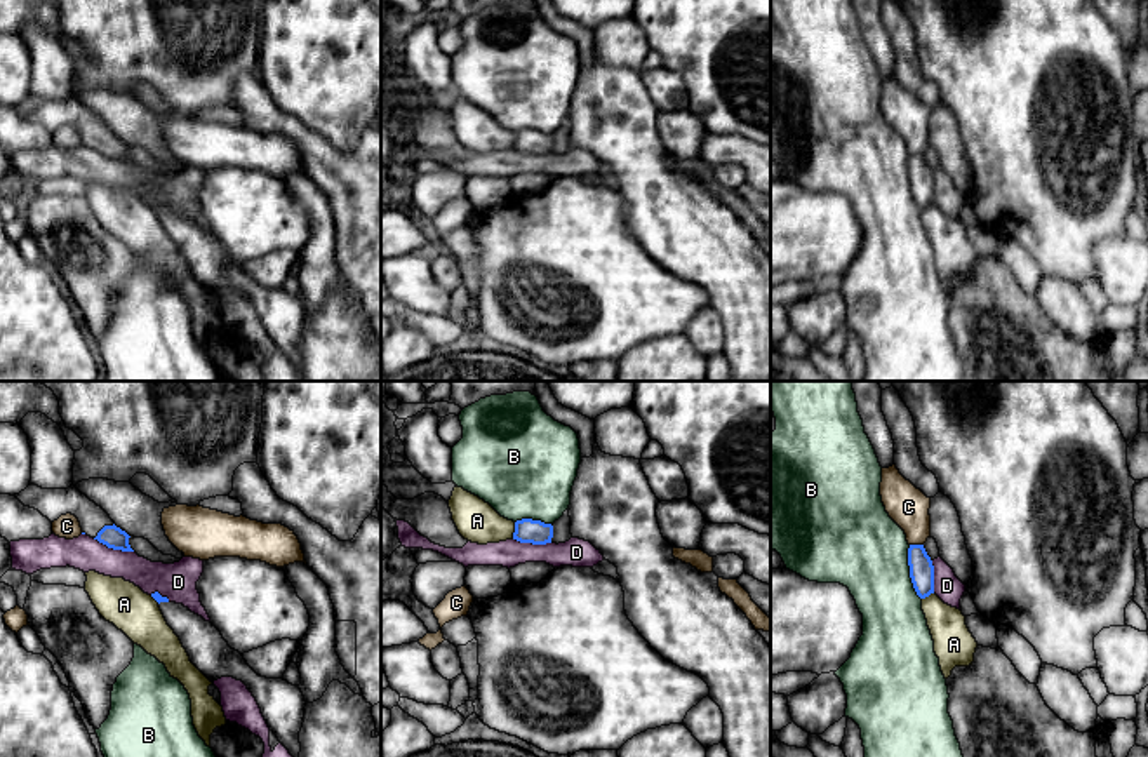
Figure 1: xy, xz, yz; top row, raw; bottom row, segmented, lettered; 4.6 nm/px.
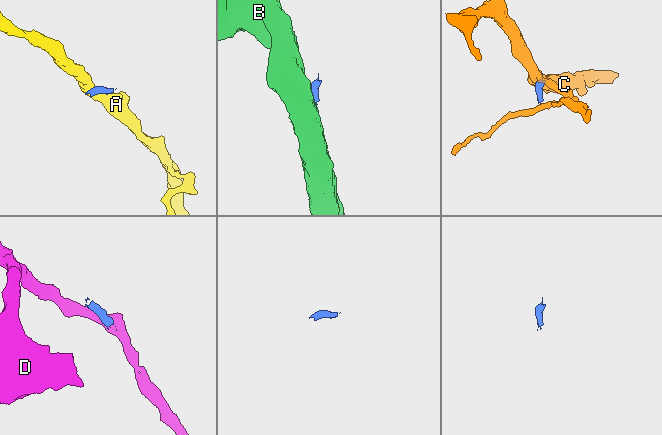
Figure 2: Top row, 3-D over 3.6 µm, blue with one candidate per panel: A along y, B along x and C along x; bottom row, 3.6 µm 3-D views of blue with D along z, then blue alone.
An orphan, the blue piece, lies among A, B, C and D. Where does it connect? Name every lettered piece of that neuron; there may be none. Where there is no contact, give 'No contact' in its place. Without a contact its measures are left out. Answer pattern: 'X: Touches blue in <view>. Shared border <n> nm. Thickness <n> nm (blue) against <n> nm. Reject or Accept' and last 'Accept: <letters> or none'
A: Touches blue in xz. Shared border 80 nm. Thickness 110 nm (blue) against 190 nm. Reject
B: Touches blue in yz. Shared border 260 nm. Thickness 110 nm (blue) against 380 nm. Reject
C: Touches blue in yz. Shared border 60 nm. Thickness 110 nm (blue) against 190 nm. Reject
D: Touches blue in xy. Shared border 200 nm. Thickness 100 nm (blue) against 160 nm. Reject
Accept: none

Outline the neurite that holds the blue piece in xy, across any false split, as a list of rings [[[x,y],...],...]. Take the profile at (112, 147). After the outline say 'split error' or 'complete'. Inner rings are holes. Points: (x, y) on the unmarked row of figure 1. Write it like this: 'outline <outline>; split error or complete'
outline [[[30,94],[19,104],[14,104],[24,117],[38,120],[50,132],[61,125],[71,124],[78,129],[82,143],[97,150],[113,160],[134,162],[129,155],[129,144],[115,136],[110,125],[82,104],[75,96],[68,99],[42,99]]]; split error

